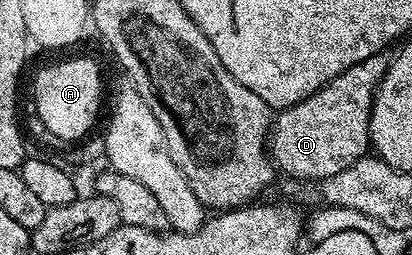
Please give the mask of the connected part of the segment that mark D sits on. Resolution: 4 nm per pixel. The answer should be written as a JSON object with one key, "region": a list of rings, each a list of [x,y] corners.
{"region":[[[384,52],[370,56],[346,68],[346,72],[334,76],[334,80],[314,92],[305,102],[288,106],[275,115],[270,131],[270,157],[281,175],[289,174],[292,178],[316,184],[330,176],[338,176],[338,172],[350,168],[350,164],[369,153],[368,117],[372,114],[372,101],[375,100],[376,90],[388,70],[389,61],[389,55]]]}

